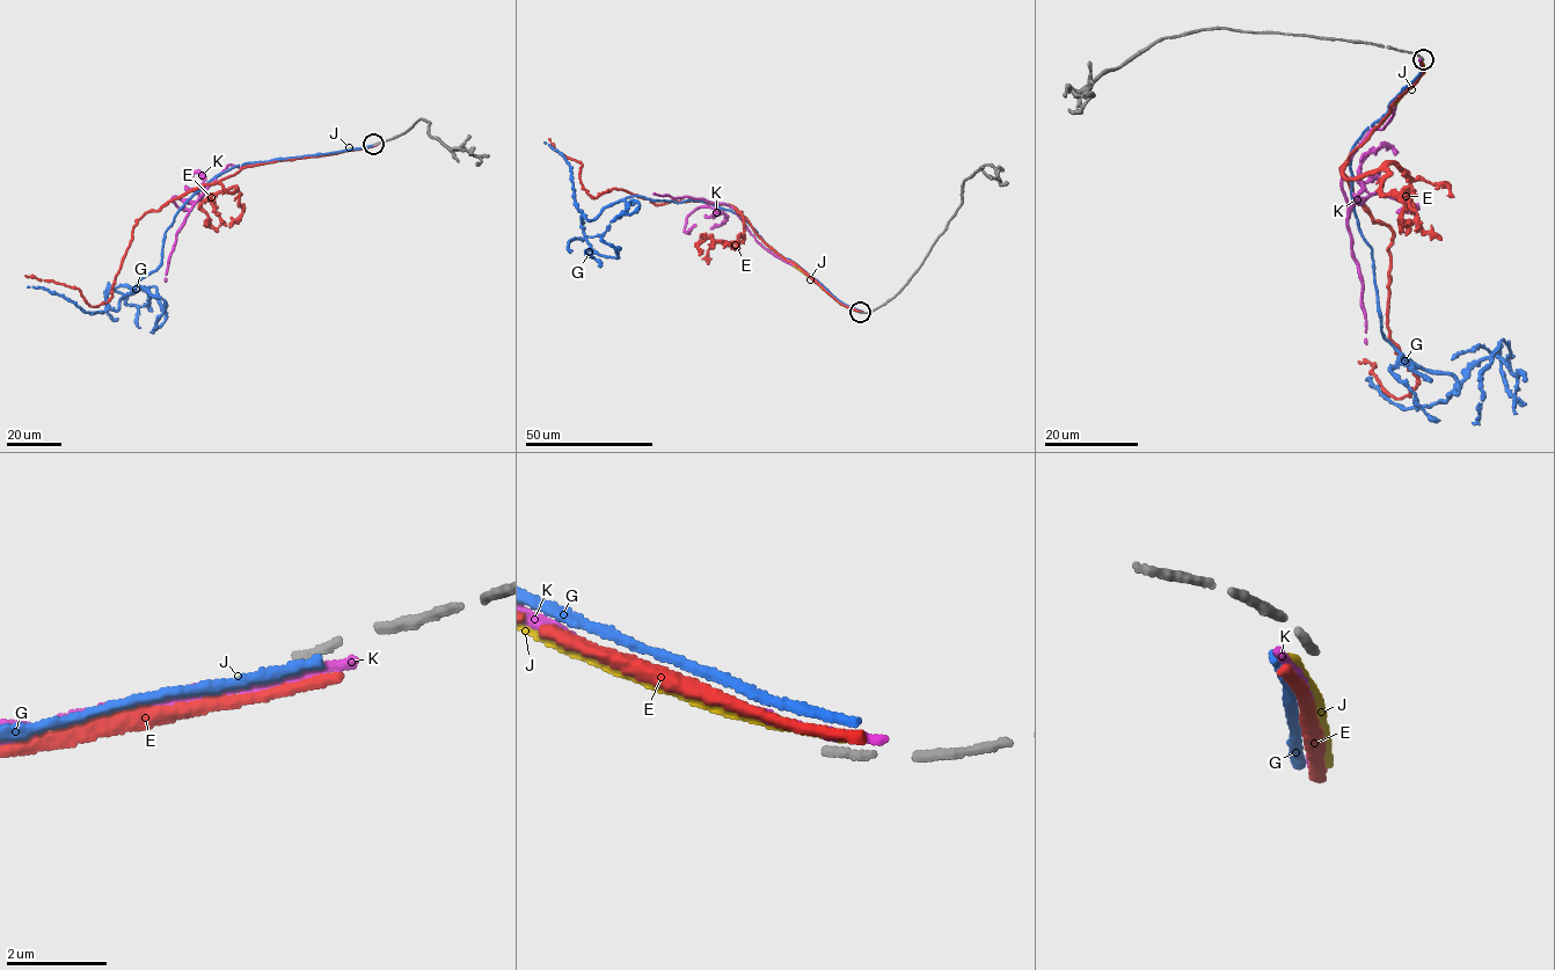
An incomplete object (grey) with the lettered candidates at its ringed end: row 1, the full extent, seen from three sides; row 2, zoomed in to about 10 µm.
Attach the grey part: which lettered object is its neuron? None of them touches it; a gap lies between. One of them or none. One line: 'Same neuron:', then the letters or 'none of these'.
Same neuron: none of these

